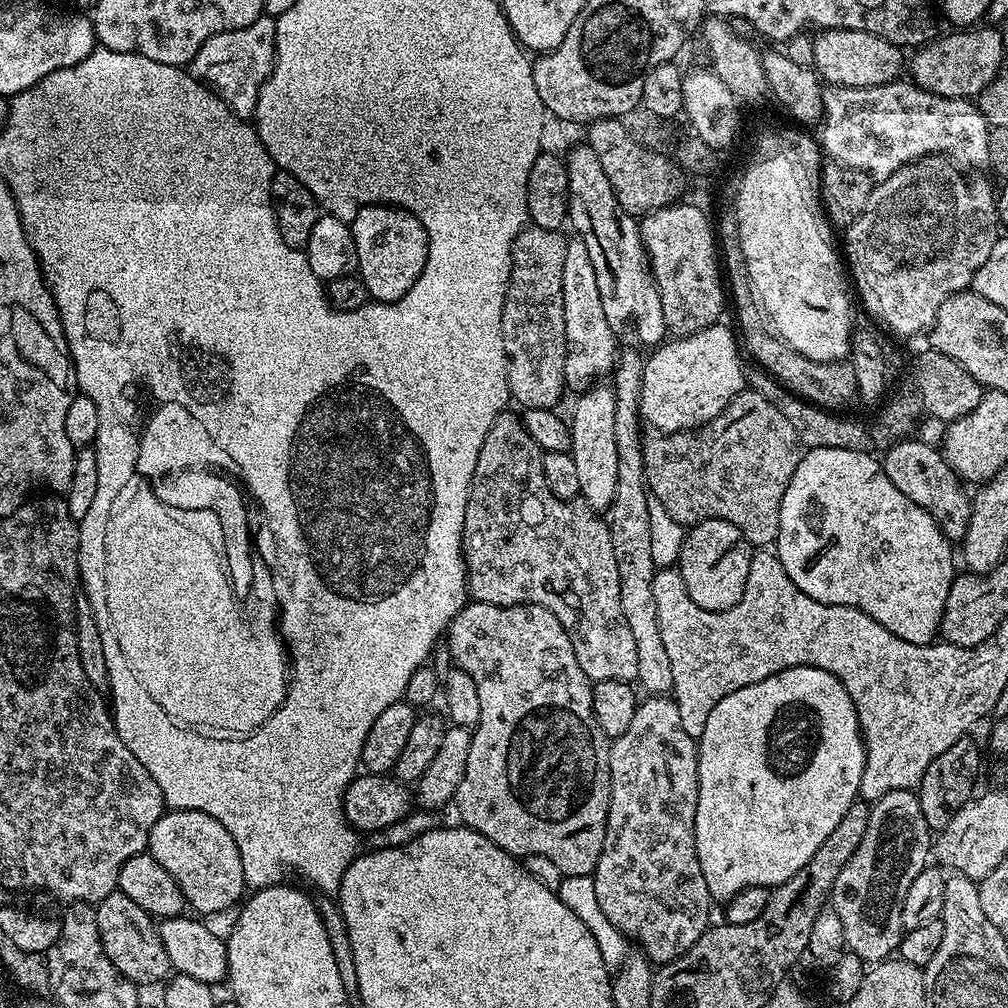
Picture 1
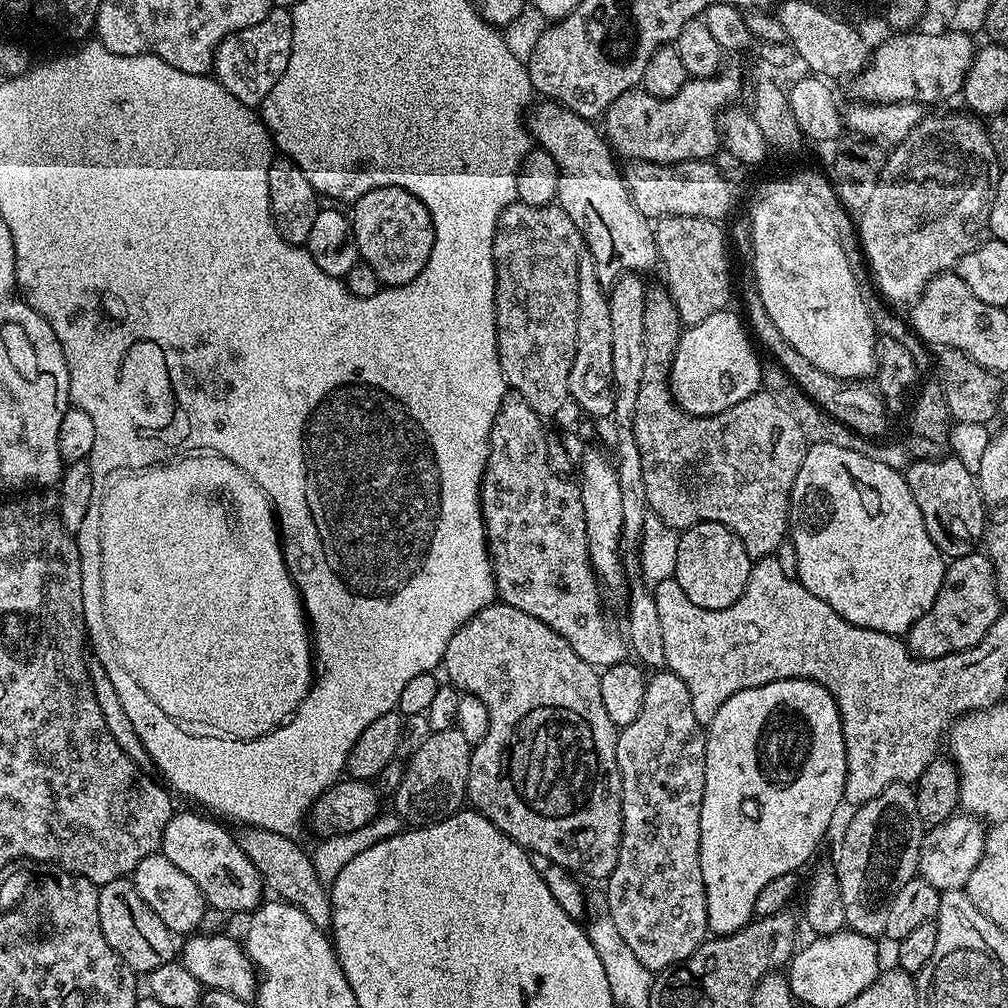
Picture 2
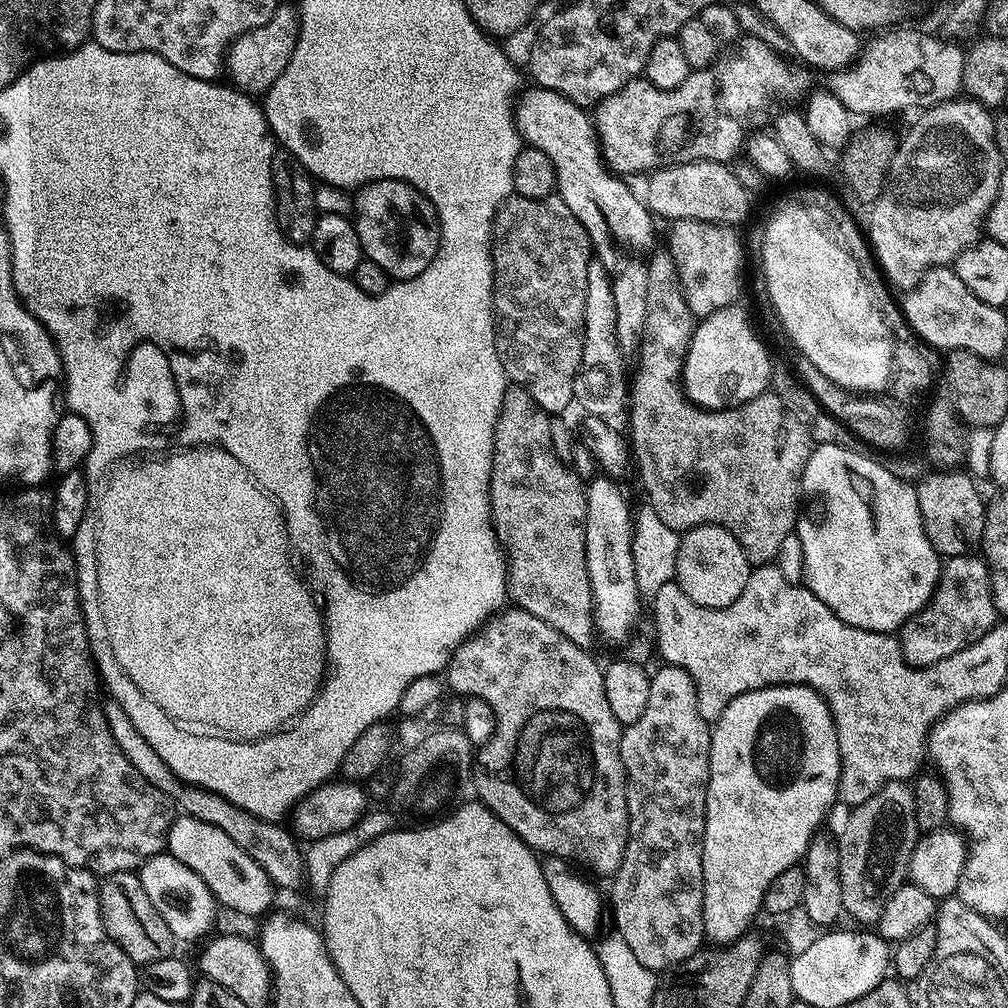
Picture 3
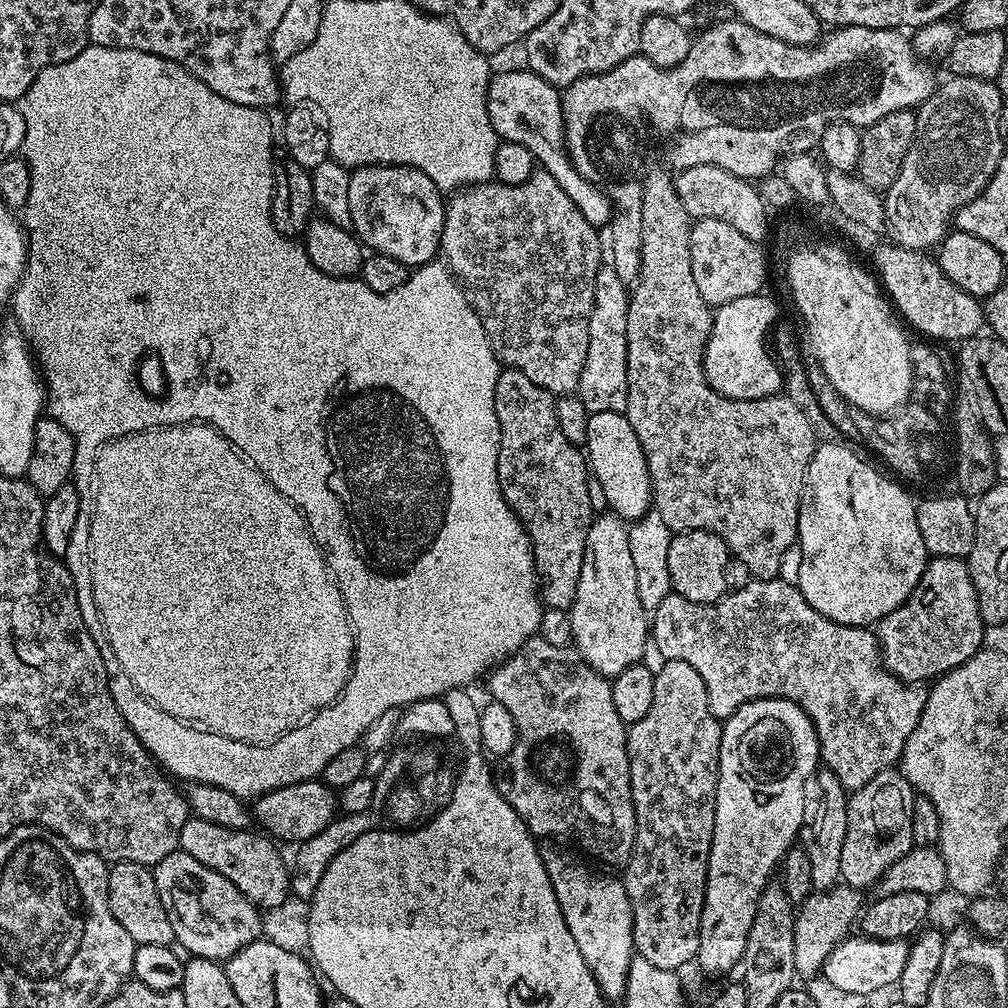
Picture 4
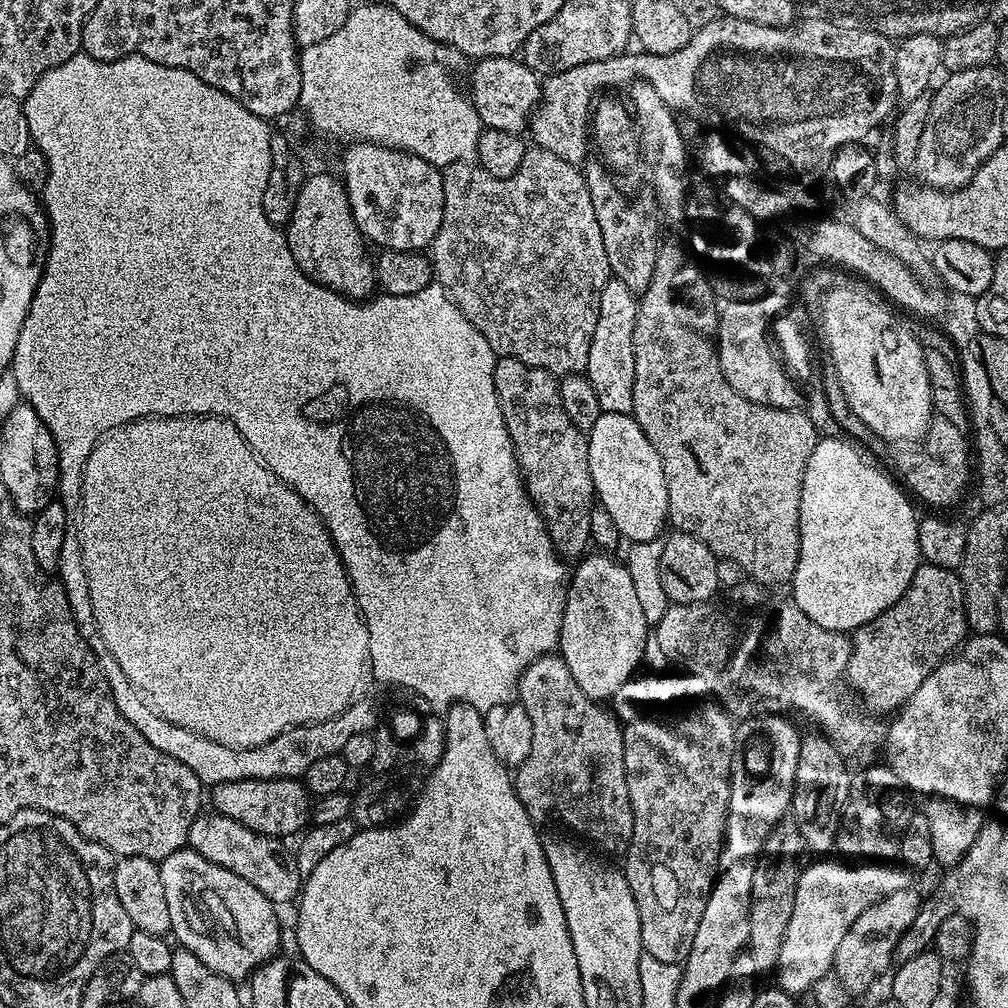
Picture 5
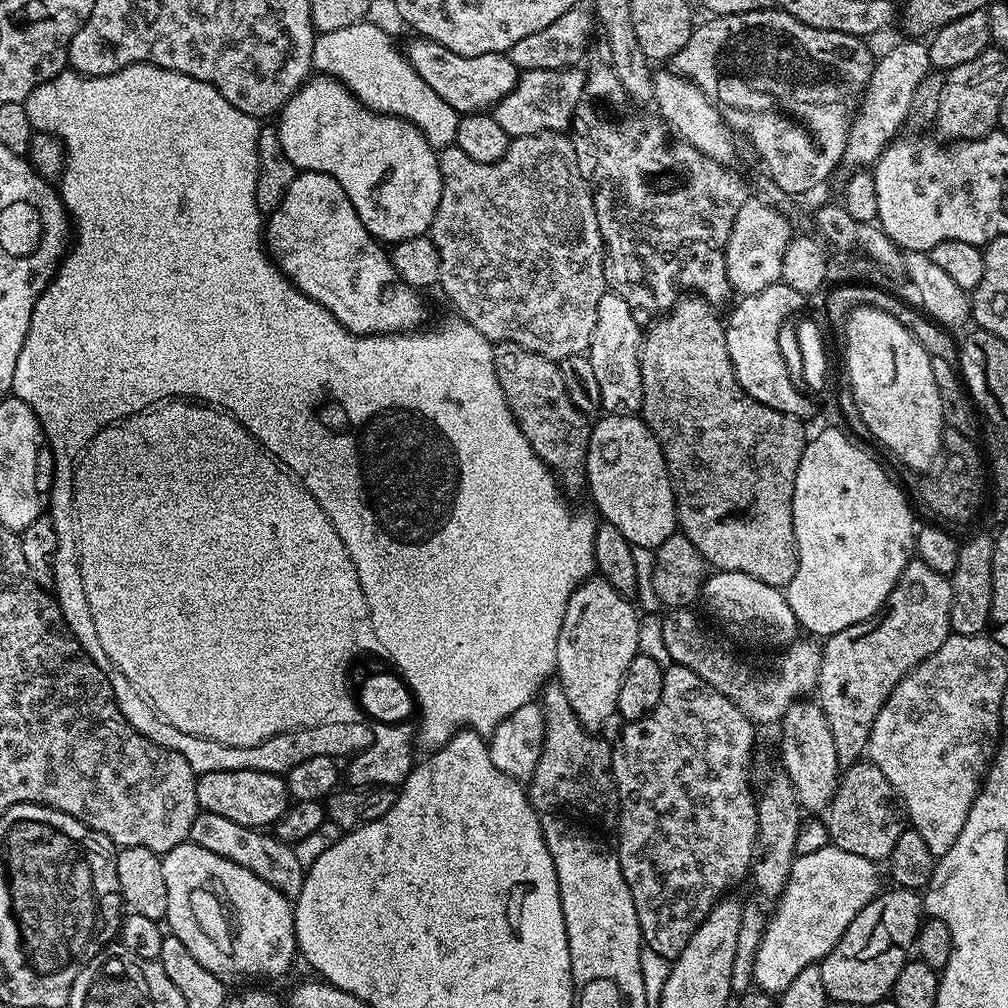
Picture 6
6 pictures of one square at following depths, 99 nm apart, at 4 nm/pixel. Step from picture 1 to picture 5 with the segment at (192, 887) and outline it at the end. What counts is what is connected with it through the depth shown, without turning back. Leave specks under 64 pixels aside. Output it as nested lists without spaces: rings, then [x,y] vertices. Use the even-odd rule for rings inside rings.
[[[204,810],[190,826],[187,847],[202,854],[206,862],[214,862],[214,866],[222,866],[230,870],[230,874],[238,874],[238,878],[246,878],[246,882],[250,882],[250,886],[257,888],[261,894],[266,894],[272,904],[283,906],[291,900],[293,903],[302,887],[296,857],[289,849],[288,852],[284,849],[284,844],[283,839],[258,834],[218,811]]]

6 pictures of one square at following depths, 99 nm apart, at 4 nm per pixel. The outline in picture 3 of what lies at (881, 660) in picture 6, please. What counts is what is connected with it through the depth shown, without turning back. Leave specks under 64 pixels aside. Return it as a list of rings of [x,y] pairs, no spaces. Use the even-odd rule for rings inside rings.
[[[976,554],[947,557],[928,605],[914,613],[898,630],[904,661],[914,668],[942,662],[942,658],[950,658],[950,654],[958,654],[958,650],[978,642],[997,623],[998,613],[992,601],[988,565]]]

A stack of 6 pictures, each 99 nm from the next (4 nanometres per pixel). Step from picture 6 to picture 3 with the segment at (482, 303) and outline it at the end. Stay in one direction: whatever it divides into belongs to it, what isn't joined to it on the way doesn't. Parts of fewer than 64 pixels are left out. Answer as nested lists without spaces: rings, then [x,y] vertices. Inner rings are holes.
[[[515,194],[496,209],[492,226],[492,310],[496,318],[496,349],[509,381],[525,388],[542,411],[564,414],[573,403],[574,378],[582,362],[586,270],[594,249],[582,222],[570,214],[570,206],[559,195],[531,200]]]

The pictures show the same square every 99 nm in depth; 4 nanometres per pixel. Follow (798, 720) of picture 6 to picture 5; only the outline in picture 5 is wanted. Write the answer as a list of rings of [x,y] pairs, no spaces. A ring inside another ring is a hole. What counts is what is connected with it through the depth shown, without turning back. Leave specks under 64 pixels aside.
[[[822,734],[801,735],[798,746],[796,785],[792,791],[791,819],[795,820],[809,853],[828,854],[836,847],[840,819],[850,794],[853,773],[848,772],[849,761]]]

